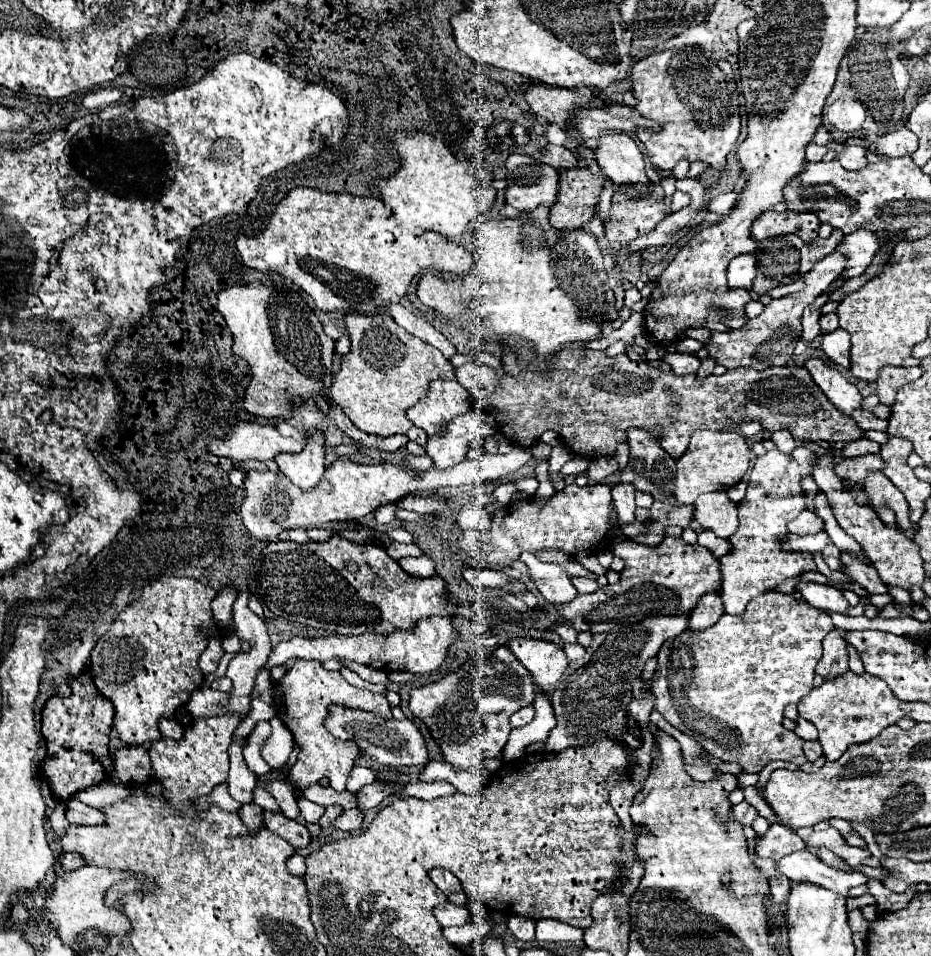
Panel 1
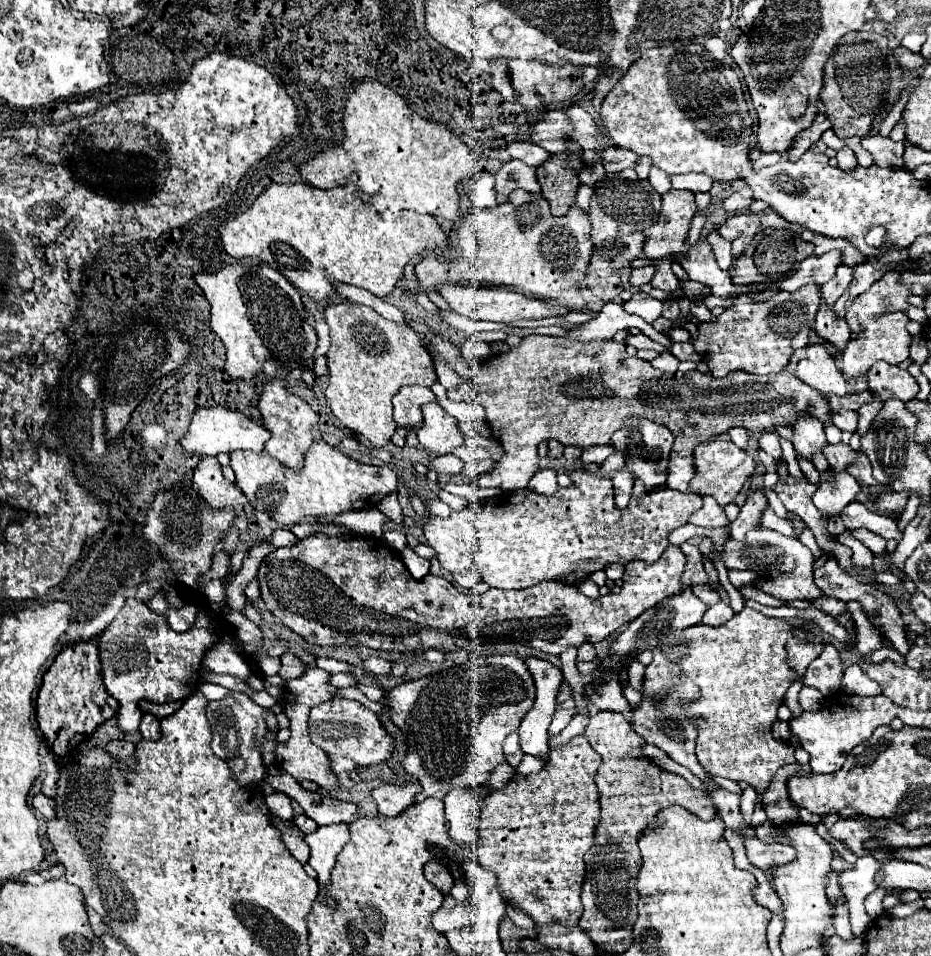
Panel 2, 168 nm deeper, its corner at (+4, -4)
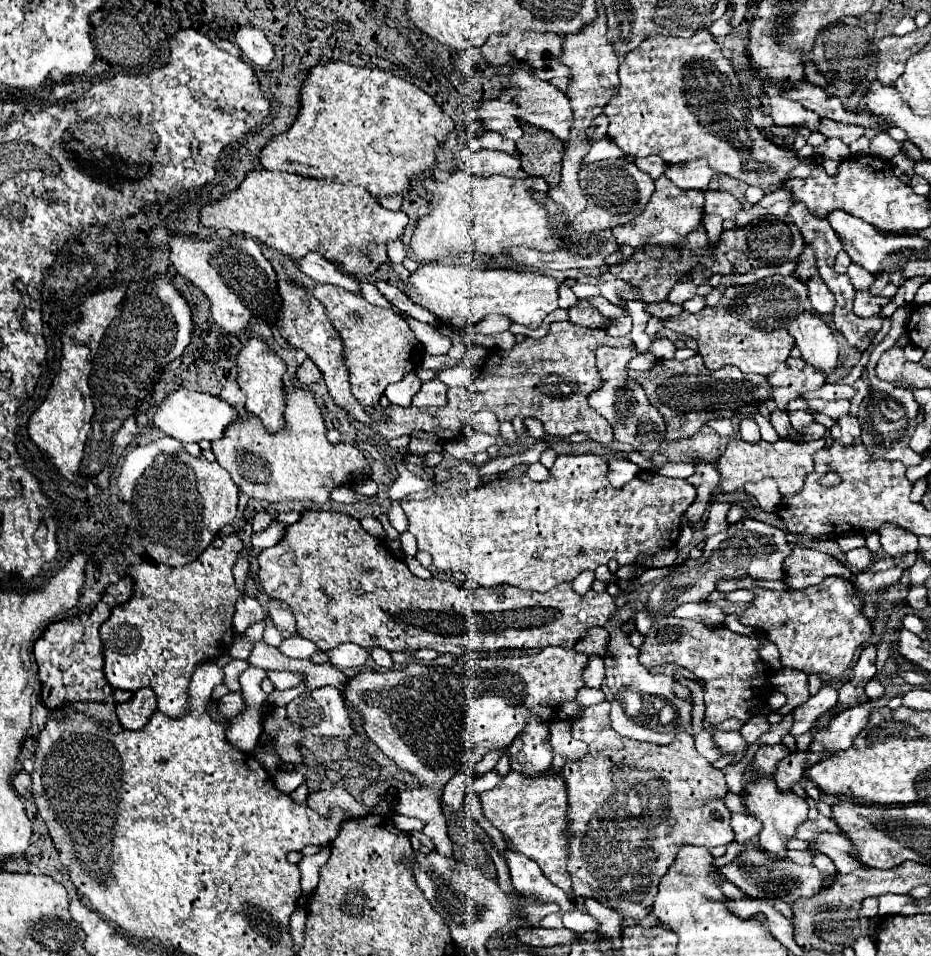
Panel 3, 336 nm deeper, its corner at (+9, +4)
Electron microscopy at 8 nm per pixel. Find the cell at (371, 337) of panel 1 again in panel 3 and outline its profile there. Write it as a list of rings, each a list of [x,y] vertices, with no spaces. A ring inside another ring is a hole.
[[[317,284],[313,288],[313,296],[325,306],[329,320],[343,338],[343,354],[351,374],[351,392],[367,410],[371,410],[373,404],[379,402],[379,396],[385,392],[387,384],[401,380],[409,370],[421,366],[425,354],[423,344],[415,338],[403,316],[387,308],[377,308],[363,296],[331,284]]]

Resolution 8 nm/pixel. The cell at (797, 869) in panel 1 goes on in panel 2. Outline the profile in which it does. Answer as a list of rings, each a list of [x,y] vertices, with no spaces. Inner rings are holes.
[[[758,838],[746,842],[746,854],[748,854],[748,860],[762,872],[770,872],[770,870],[784,866],[786,862],[792,862],[796,858],[796,850],[792,846],[764,844]]]

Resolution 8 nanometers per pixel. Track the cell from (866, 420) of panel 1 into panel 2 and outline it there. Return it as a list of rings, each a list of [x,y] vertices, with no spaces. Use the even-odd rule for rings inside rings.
[[[836,410],[832,414],[832,424],[840,430],[848,430],[848,432],[856,432],[858,426],[858,412],[854,410]]]

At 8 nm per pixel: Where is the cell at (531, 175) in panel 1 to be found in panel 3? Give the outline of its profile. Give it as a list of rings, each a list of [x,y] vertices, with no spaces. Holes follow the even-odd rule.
[[[464,148],[453,154],[456,156],[455,161],[459,167],[471,170],[479,176],[493,176],[493,174],[513,178],[525,178],[527,176],[527,173],[521,170],[519,158],[509,156],[505,152],[491,149],[471,151]]]

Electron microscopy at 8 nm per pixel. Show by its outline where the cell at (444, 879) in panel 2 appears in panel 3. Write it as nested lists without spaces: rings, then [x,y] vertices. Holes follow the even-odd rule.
[[[407,832],[407,836],[409,836],[409,842],[411,842],[411,846],[415,848],[415,852],[427,854],[427,852],[435,850],[433,842],[431,842],[423,832]]]

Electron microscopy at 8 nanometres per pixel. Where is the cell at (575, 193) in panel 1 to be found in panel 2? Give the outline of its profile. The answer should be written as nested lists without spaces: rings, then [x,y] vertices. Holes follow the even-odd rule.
[[[570,146],[564,154],[552,154],[542,166],[536,168],[538,182],[542,186],[542,196],[550,202],[554,216],[564,216],[570,212],[580,186],[580,172],[586,162],[580,158],[578,146]]]

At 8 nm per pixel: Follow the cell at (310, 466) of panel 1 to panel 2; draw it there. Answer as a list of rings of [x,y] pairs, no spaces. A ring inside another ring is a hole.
[[[272,380],[268,384],[264,384],[264,390],[260,394],[260,404],[258,404],[264,424],[266,428],[272,432],[272,438],[266,442],[266,452],[276,458],[280,464],[284,464],[286,468],[292,468],[296,472],[302,472],[304,466],[304,456],[308,452],[308,448],[312,446],[312,442],[316,440],[314,434],[314,426],[318,424],[318,414],[298,396],[290,394],[286,390],[286,384],[282,380]]]

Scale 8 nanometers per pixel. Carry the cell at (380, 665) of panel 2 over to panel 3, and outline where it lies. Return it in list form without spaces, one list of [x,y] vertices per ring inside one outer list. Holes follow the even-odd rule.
[[[373,648],[371,650],[371,658],[377,666],[381,668],[391,668],[393,666],[393,660],[391,660],[391,654],[387,650],[381,650],[381,648]]]

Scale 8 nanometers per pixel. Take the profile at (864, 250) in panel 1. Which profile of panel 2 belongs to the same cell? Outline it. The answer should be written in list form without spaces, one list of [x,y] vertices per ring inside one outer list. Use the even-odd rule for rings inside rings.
[[[832,250],[828,254],[822,256],[808,256],[806,260],[800,262],[800,268],[786,280],[780,282],[780,286],[784,291],[794,292],[798,290],[802,284],[814,282],[818,286],[822,286],[824,282],[828,282],[830,278],[834,278],[836,268],[842,264],[842,252],[840,250]]]

